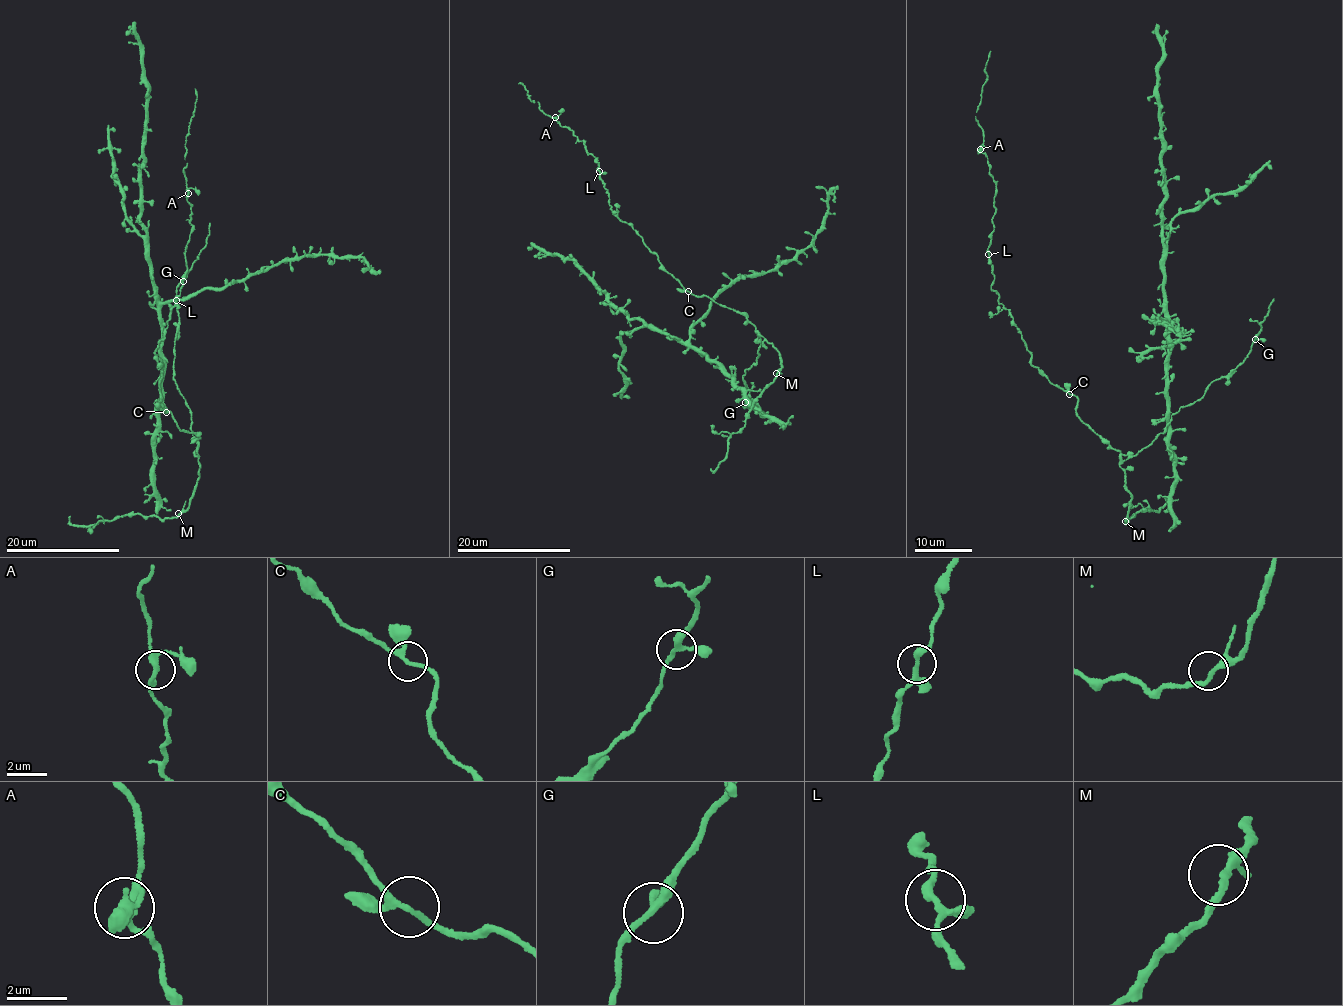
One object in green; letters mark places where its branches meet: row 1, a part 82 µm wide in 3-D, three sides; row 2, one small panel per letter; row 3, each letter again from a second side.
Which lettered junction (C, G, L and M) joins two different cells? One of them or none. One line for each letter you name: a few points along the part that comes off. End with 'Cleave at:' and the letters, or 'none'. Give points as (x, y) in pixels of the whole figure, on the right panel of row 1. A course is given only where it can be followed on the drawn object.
Cleave at: none

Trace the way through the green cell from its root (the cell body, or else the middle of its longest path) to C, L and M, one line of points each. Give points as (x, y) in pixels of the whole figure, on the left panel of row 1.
C: (197, 434), (182, 431), (173, 416), (166, 412)
L: (197, 434), (182, 431), (173, 416), (159, 405), (162, 372), (154, 352), (165, 338), (176, 300)
M: (197, 434), (200, 438), (199, 480), (189, 505), (178, 513)

